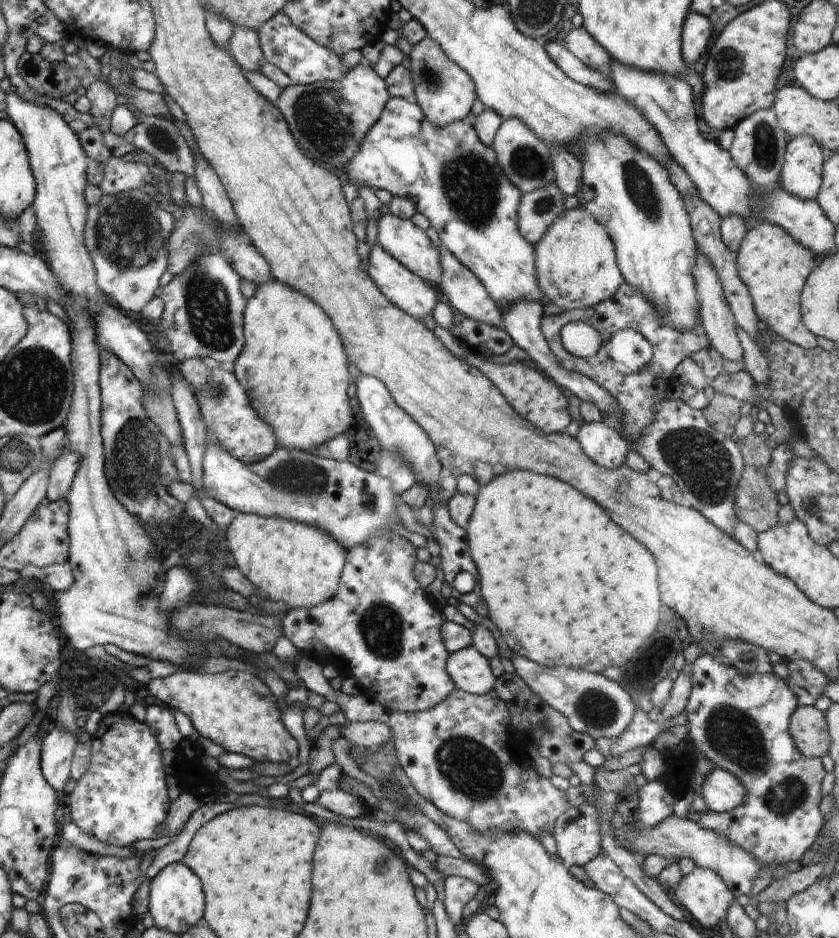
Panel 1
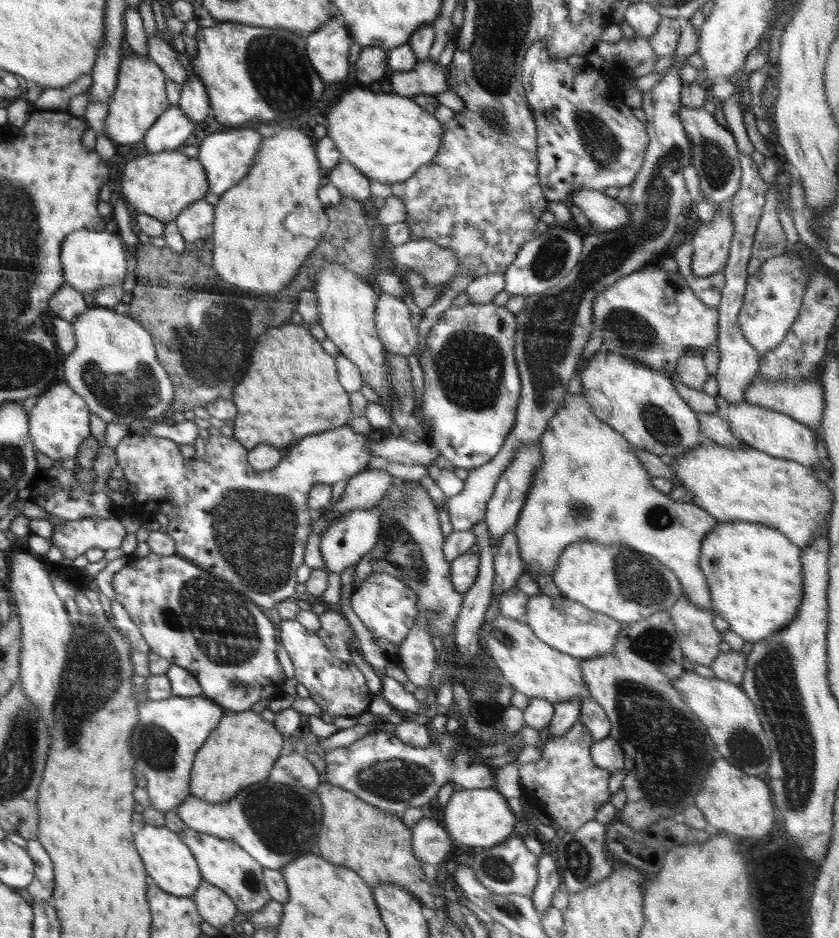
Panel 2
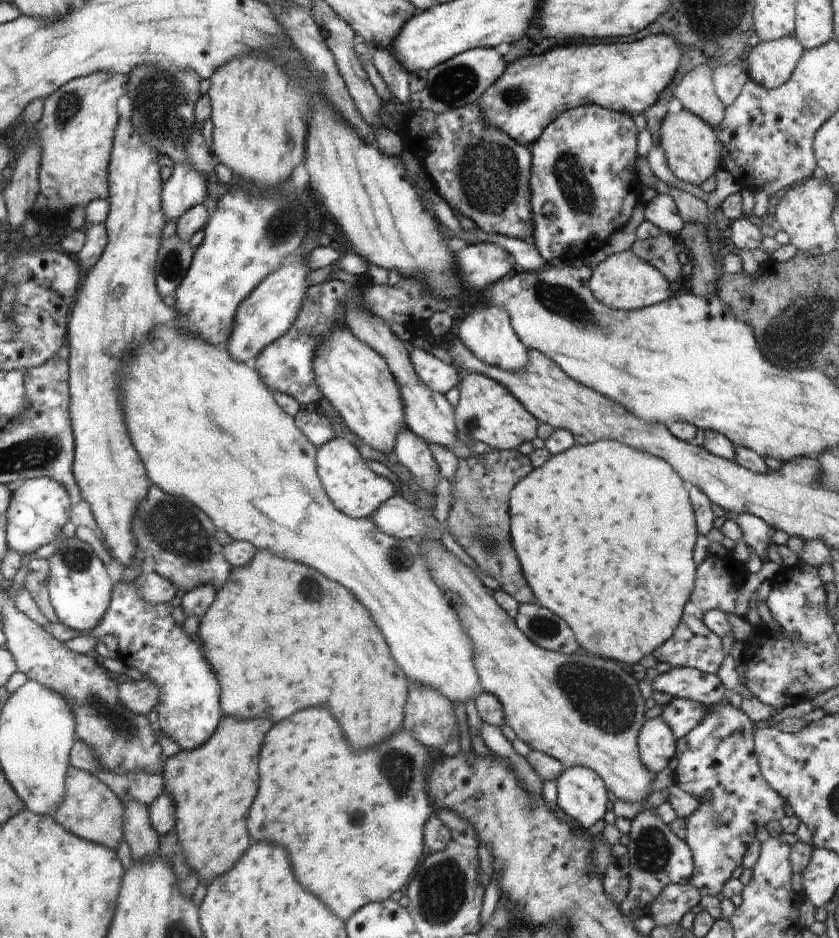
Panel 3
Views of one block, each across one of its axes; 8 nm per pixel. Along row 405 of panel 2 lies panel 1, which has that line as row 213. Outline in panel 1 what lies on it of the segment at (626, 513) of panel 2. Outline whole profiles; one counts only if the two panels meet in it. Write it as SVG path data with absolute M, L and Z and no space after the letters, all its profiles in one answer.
M582 207L565 209L546 230L544 238L534 246L536 282L547 304L554 304L564 311L583 309L596 306L603 300L608 300L625 282L622 272L618 268L615 246L604 226L594 220Z

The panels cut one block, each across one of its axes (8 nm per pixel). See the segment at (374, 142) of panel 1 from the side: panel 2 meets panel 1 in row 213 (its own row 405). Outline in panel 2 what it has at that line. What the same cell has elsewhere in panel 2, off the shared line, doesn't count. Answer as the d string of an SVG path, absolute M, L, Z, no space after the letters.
M494 302L462 306L452 304L440 314L439 320L428 333L424 349L417 353L424 378L424 391L420 414L415 418L412 415L412 419L420 422L426 441L440 450L440 456L458 468L469 471L491 461L500 452L506 436L515 424L521 380L514 356L514 333L515 315L504 306Z

